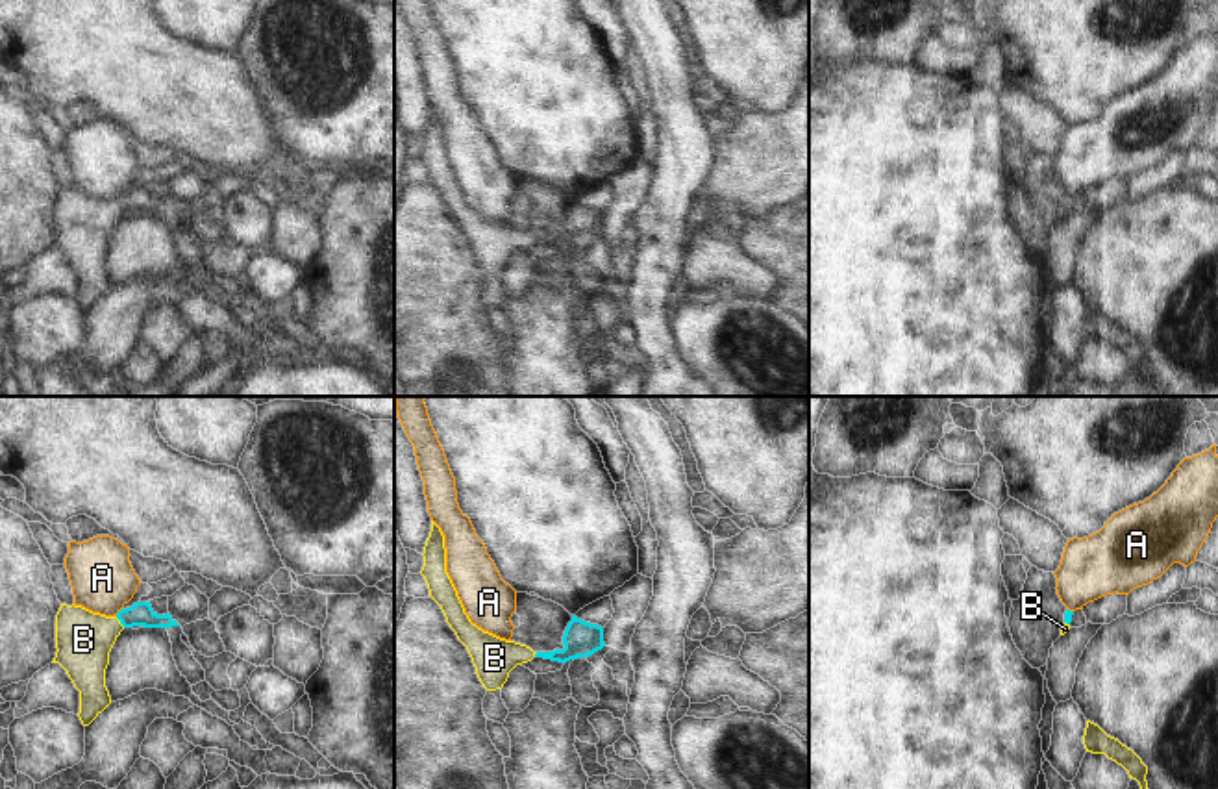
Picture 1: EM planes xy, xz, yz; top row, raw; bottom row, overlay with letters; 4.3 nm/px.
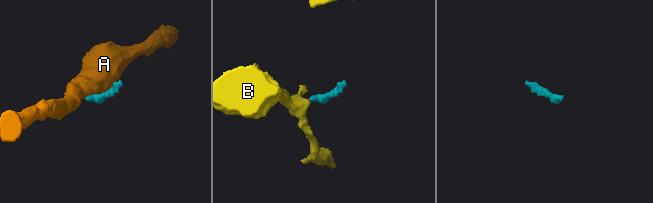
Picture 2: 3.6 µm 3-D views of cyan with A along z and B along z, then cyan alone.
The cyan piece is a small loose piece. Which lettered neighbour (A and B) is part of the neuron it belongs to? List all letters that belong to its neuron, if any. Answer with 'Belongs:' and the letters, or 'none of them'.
Belongs: B

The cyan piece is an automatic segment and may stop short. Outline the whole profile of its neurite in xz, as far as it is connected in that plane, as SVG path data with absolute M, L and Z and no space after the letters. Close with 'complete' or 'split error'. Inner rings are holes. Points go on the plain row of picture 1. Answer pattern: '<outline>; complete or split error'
M431 106L431 117L424 132L424 161L429 182L441 191L446 207L455 217L457 224L466 232L476 259L487 276L502 274L509 263L509 257L533 243L544 243L559 248L566 248L578 243L589 243L605 232L603 213L585 207L572 200L565 220L563 235L533 237L529 232L500 224L489 217L483 217L470 207L465 193L457 182L457 176L446 157L446 133L441 113Z; split error

